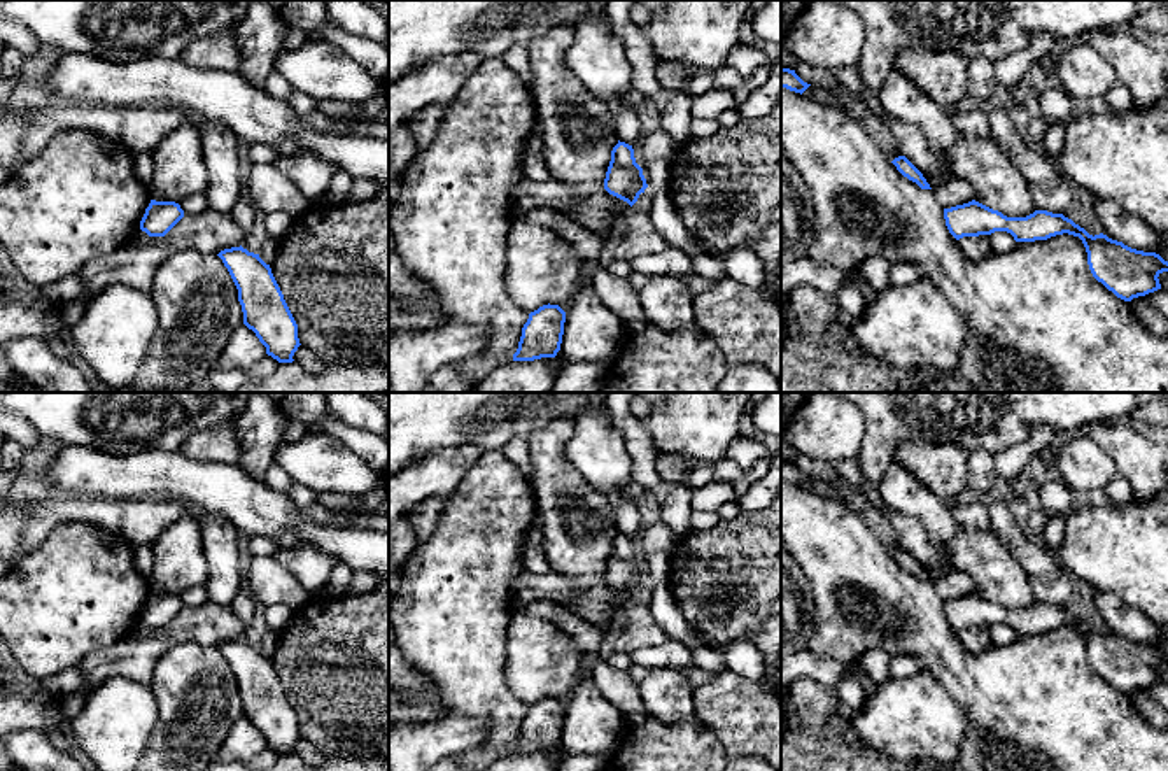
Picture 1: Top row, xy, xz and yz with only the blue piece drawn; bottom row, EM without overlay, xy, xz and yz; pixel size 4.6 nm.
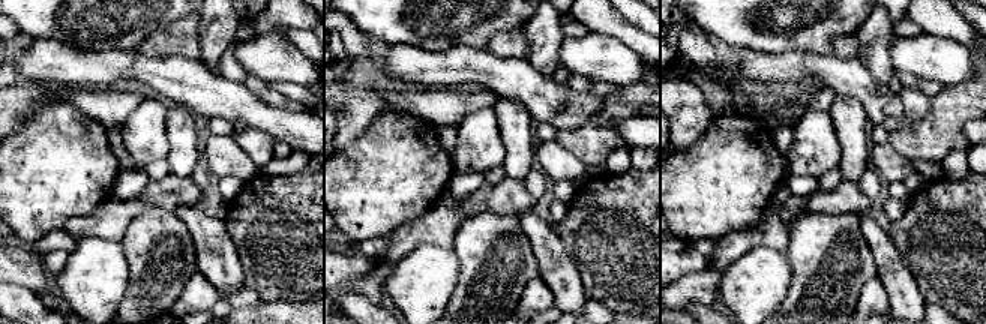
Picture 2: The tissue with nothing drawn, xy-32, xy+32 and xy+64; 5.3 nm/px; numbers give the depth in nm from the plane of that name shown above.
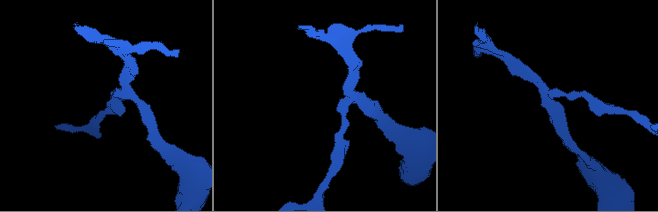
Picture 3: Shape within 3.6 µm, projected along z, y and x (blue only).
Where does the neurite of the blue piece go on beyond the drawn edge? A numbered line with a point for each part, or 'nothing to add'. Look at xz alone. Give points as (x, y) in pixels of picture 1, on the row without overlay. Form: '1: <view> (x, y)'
nothing to add

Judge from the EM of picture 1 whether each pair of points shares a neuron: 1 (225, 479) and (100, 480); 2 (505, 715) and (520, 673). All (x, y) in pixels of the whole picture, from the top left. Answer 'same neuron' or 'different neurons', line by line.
1: same neuron
2: different neurons

